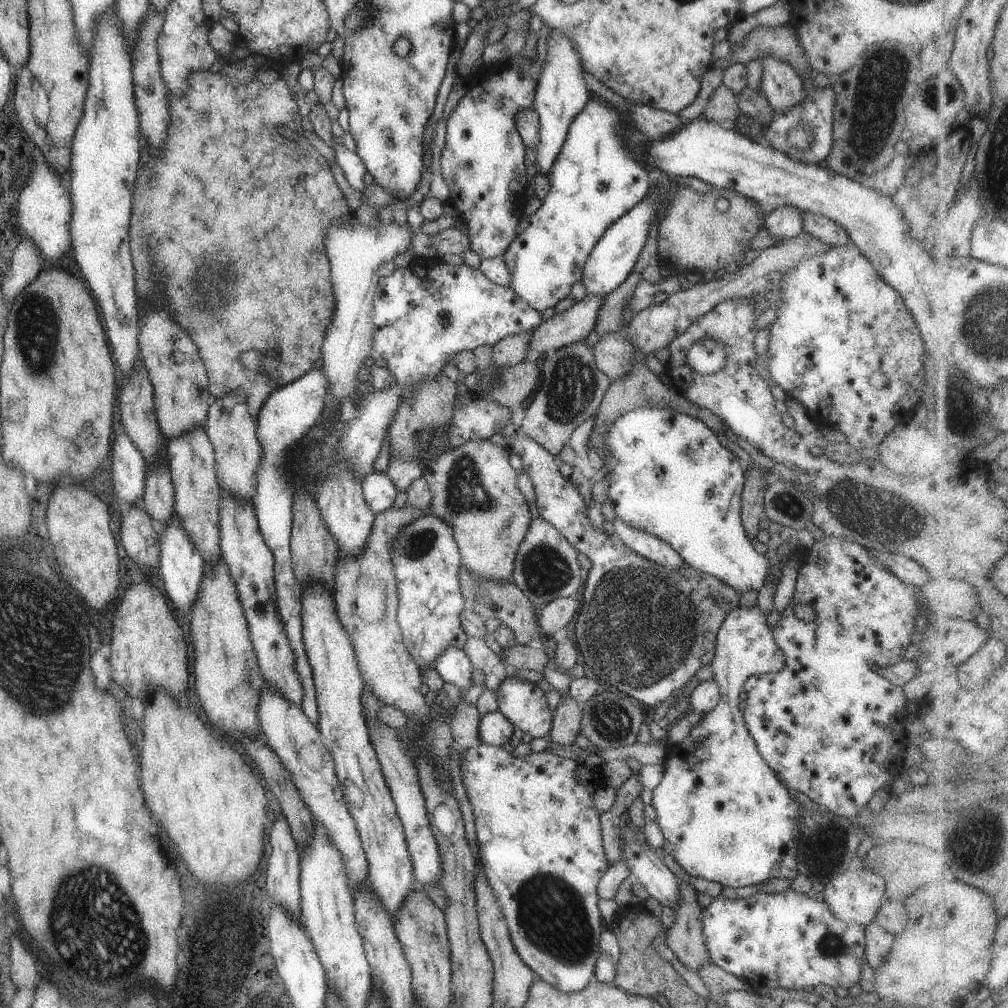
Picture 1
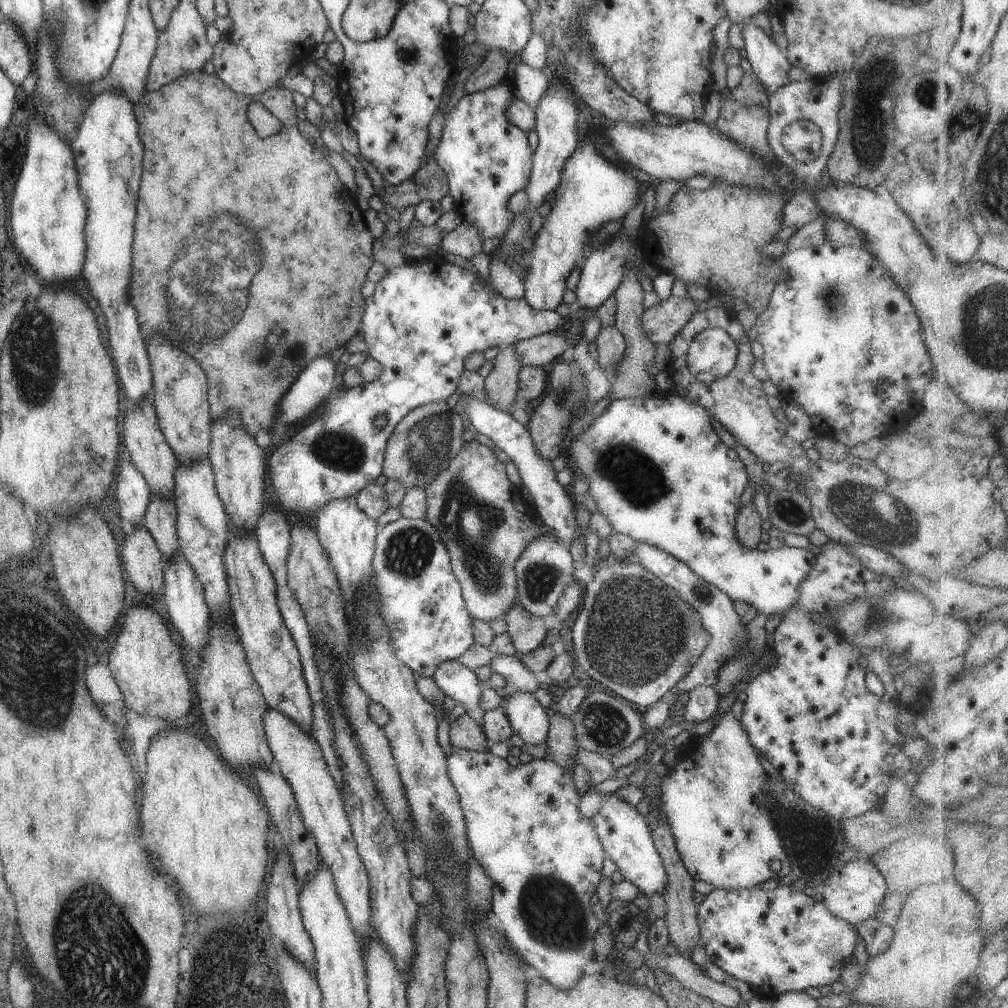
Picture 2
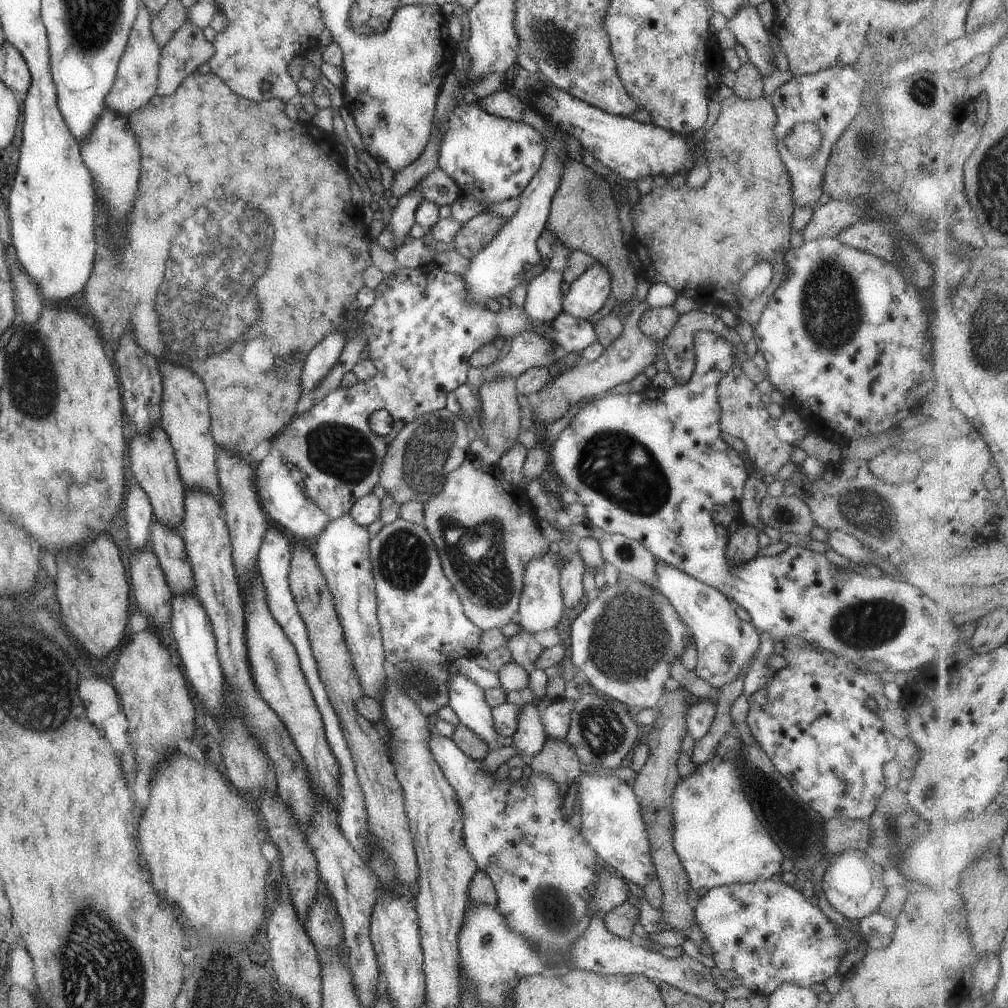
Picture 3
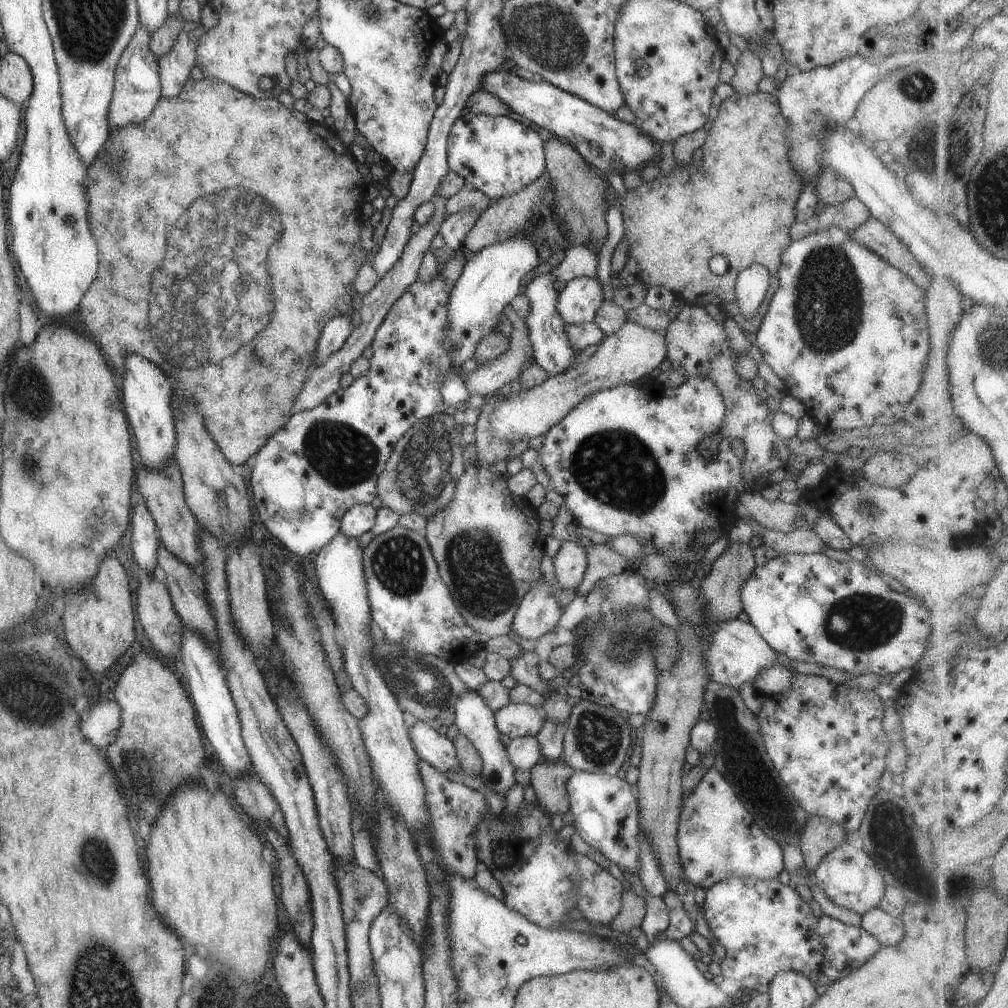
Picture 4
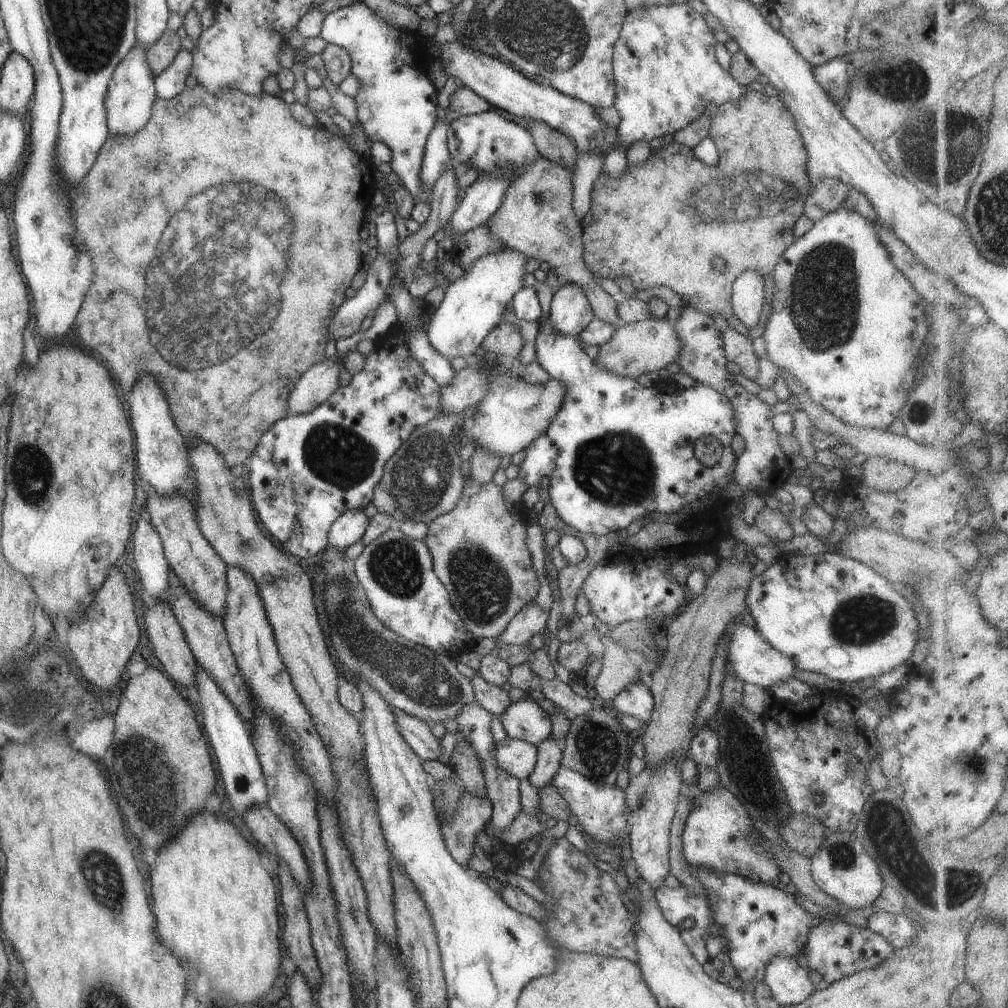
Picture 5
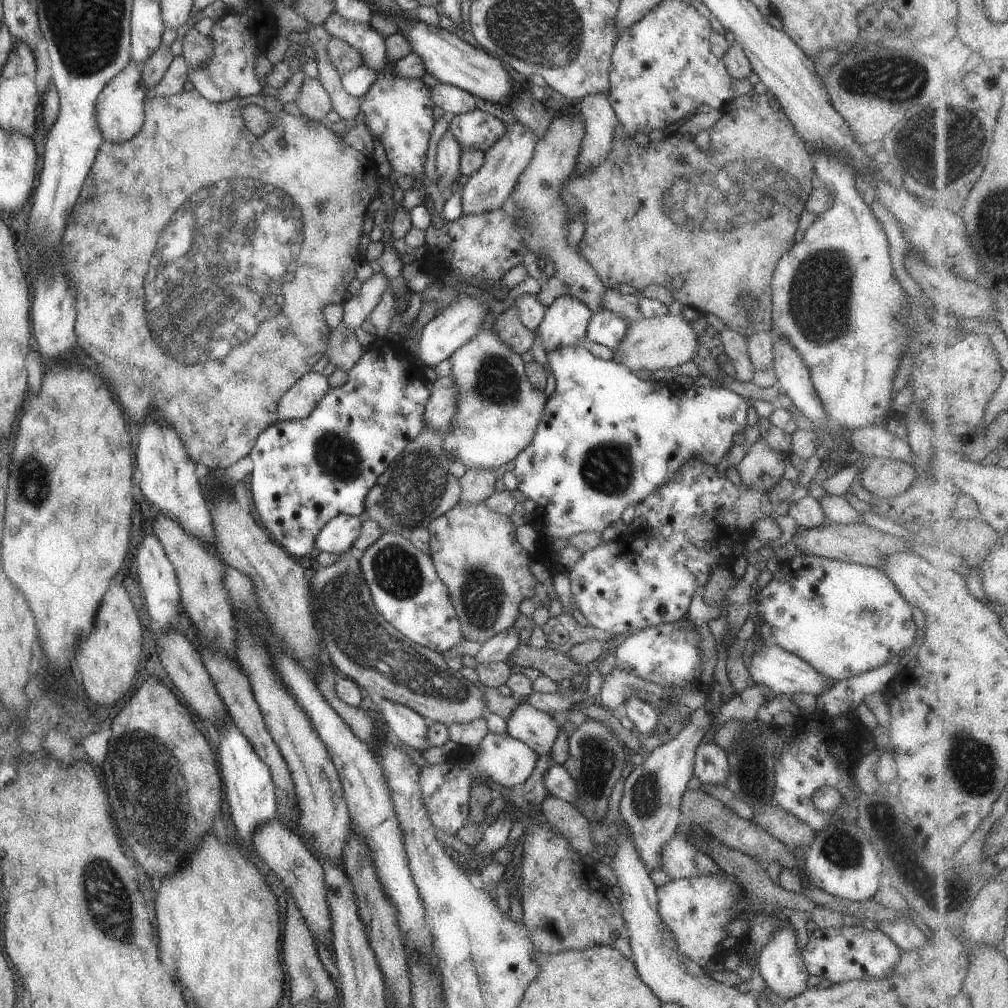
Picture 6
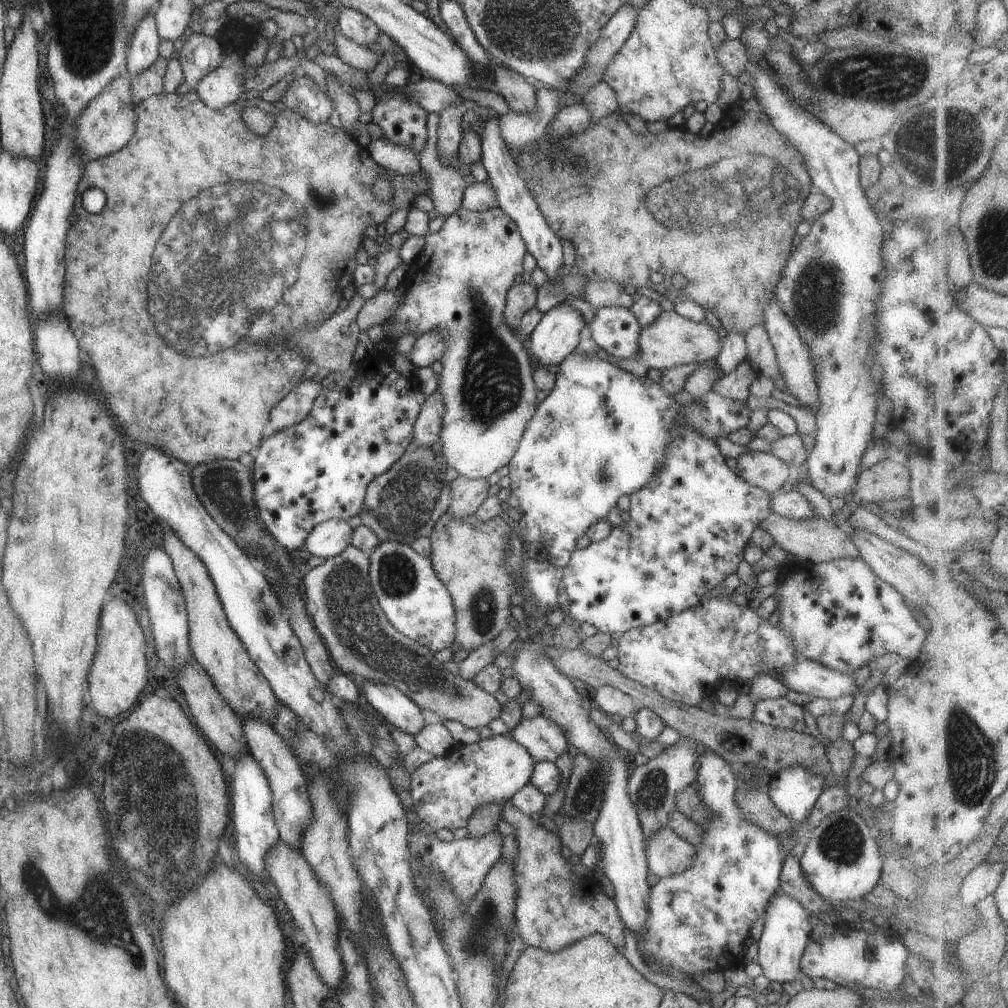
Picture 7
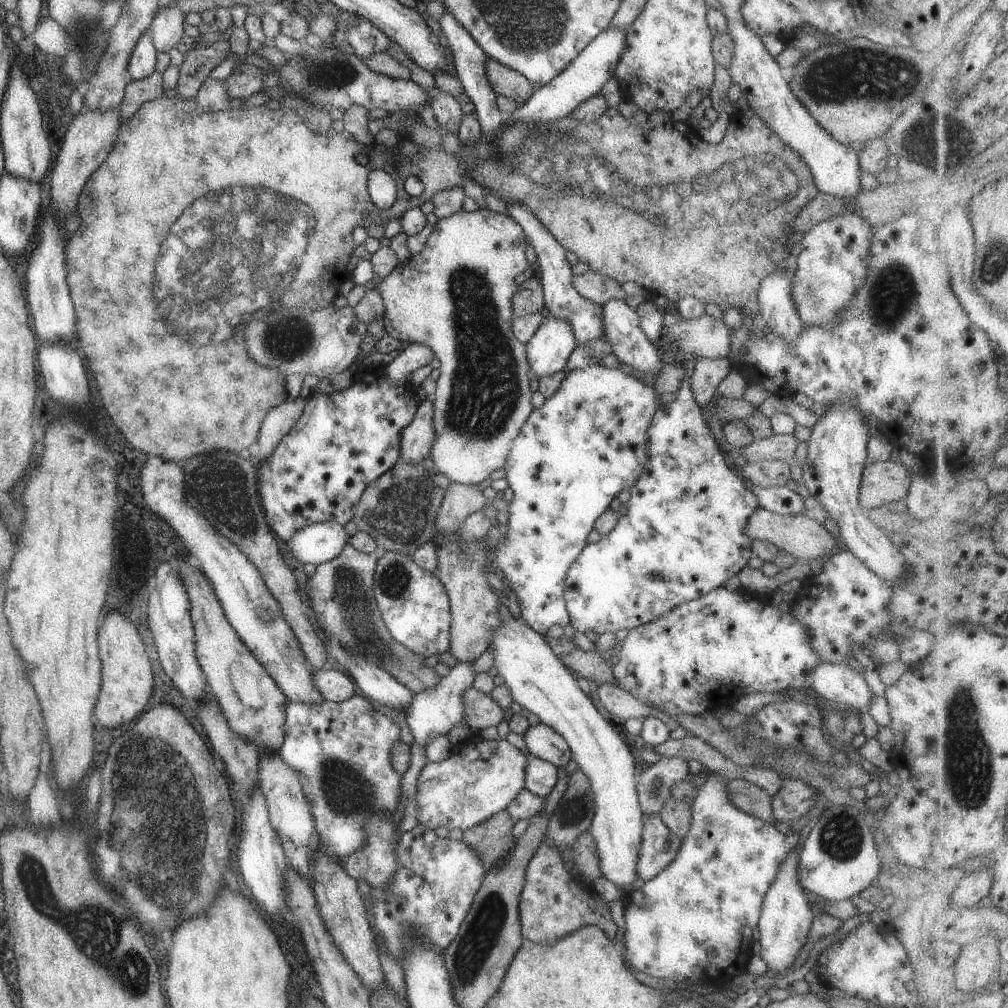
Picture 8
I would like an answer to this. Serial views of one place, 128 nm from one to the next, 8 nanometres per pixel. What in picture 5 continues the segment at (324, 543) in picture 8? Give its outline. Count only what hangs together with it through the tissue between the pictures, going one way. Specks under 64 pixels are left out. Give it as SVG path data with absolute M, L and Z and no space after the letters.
M353 509L344 512L329 527L327 533L327 547L345 551L348 547L361 540L369 526L369 520L364 510Z

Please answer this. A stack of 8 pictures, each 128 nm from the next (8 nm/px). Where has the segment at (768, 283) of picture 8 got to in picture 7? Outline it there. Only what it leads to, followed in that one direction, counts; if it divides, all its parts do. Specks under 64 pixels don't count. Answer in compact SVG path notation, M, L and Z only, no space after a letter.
M774 295L770 296L770 300L768 300L763 314L765 317L763 326L770 336L772 347L777 355L779 371L782 373L789 390L788 392L797 399L798 404L806 407L810 406L812 407L812 411L815 412L819 407L819 391L809 346L803 342L796 326L787 316L787 313L784 312Z

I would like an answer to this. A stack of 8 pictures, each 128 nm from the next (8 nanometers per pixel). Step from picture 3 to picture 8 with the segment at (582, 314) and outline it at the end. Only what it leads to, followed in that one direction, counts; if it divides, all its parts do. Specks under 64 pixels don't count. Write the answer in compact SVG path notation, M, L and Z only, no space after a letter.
M546 316L525 345L529 375L536 382L563 370L577 343L568 322Z

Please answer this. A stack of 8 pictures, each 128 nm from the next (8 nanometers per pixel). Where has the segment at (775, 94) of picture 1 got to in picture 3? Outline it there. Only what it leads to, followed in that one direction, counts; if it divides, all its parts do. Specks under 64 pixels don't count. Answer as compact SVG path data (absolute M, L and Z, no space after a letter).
M743 5L728 20L727 28L734 34L737 42L744 45L750 62L757 67L762 76L769 76L775 72L777 67L774 65L768 32L756 7Z

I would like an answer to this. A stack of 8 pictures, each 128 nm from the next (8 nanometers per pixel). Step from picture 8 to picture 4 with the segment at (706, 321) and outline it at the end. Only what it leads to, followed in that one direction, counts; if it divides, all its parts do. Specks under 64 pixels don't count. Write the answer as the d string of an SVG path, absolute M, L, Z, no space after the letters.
M627 321L616 333L608 335L600 343L598 351L590 358L581 358L565 372L550 376L545 382L529 390L522 389L518 394L510 394L493 411L490 428L501 442L518 443L525 439L534 439L546 435L558 422L561 422L588 394L601 389L610 389L650 376L659 364L667 358L668 346L664 333Z

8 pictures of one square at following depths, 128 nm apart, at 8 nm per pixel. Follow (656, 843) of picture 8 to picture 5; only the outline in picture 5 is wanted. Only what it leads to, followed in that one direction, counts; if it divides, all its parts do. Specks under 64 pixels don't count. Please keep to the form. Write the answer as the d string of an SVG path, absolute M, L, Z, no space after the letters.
M688 866L691 868L692 876L695 876L698 878L700 883L704 886L704 889L710 894L710 897L713 898L714 904L712 904L713 912L715 913L714 916L714 922L720 924L723 928L722 936L726 939L727 945L726 949L728 950L725 960L729 961L734 968L737 971L737 976L742 978L742 980L748 980L748 982L754 984L755 982L763 981L765 976L765 967L770 963L770 960L774 956L781 955L784 957L792 957L796 958L797 953L800 950L804 950L805 945L807 944L807 935L809 934L809 931L813 927L812 920L810 914L806 912L805 908L803 906L799 906L795 902L794 896L787 894L783 892L782 890L779 890L778 888L774 887L772 884L766 884L763 882L754 883L750 878L743 877L742 875L738 875L737 873L724 873L719 871L714 871L711 867L706 866L700 866L700 867L694 867Z

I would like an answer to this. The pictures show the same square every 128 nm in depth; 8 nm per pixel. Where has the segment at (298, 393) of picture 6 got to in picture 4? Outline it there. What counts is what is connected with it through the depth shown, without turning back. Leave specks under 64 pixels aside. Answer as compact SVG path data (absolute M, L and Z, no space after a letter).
M436 194L434 200L433 216L426 223L420 226L420 230L416 234L411 234L411 238L406 242L402 255L394 267L379 280L374 289L362 296L362 309L356 314L357 324L344 345L334 352L322 365L313 365L309 370L310 374L307 380L303 383L300 393L296 396L293 403L292 413L300 413L316 406L319 406L326 398L329 398L334 392L337 392L340 387L340 380L345 373L349 373L352 364L362 355L364 350L372 345L377 329L382 325L388 312L392 306L398 301L400 296L403 296L412 284L415 284L419 279L420 266L426 252L430 249L434 237L439 234L440 226L443 220L447 218L446 204L448 198L444 198Z

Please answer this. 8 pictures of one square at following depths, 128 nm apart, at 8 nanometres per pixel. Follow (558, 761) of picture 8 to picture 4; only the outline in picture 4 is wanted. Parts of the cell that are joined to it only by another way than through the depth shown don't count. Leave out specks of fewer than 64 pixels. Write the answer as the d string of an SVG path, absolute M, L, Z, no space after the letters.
M509 703L495 712L496 728L511 739L536 736L545 719L542 710L527 703Z

